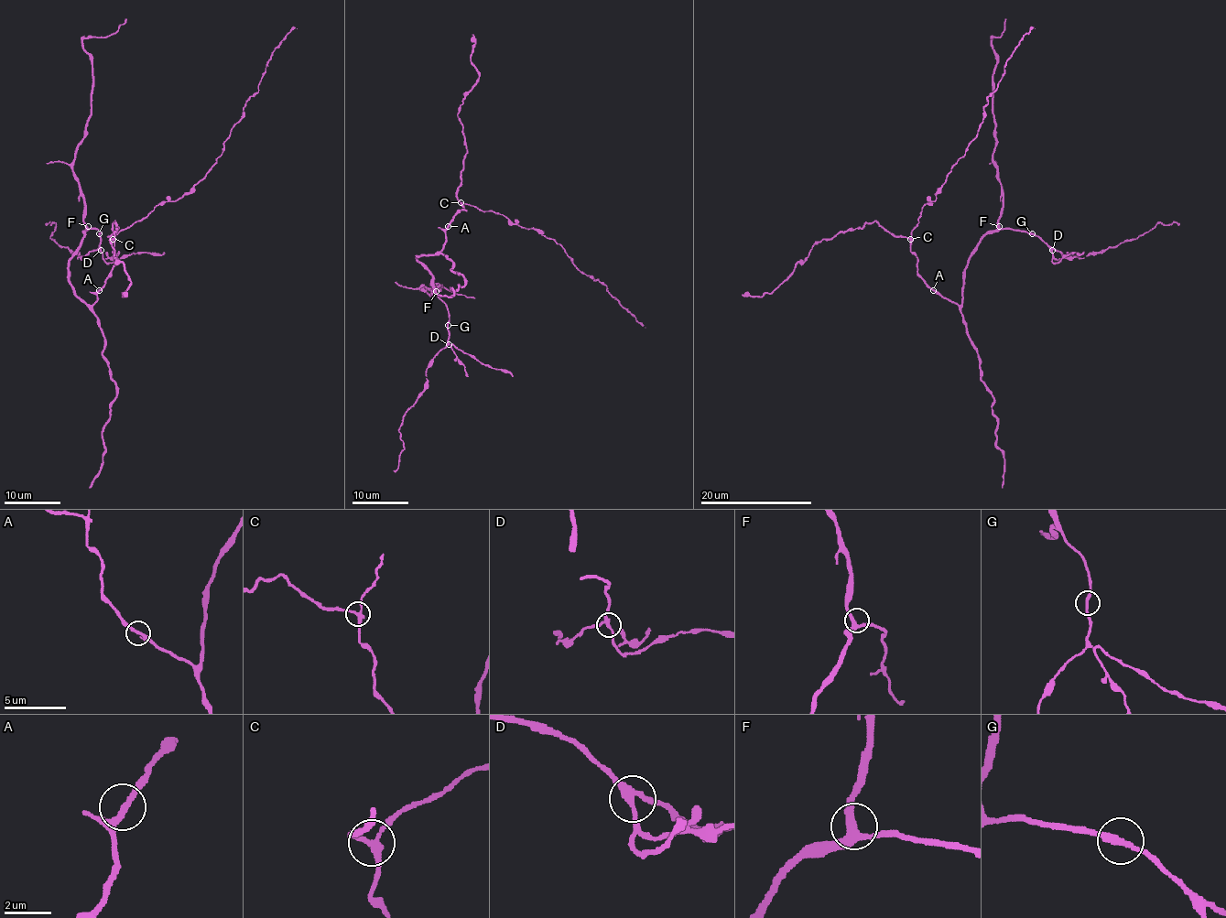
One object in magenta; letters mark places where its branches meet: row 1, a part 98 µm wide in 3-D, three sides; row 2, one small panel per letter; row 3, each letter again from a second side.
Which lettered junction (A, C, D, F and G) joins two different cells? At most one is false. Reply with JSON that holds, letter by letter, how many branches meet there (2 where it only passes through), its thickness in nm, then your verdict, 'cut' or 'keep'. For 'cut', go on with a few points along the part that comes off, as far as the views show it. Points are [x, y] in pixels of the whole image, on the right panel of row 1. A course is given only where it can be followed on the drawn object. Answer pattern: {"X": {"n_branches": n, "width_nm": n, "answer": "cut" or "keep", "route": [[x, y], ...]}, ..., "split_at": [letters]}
{"A": {"n_branches": 2, "width_nm": 240, "answer": "keep"}, "C": {"n_branches": 3, "width_nm": 220, "answer": "cut", "route": [[909, 239], [895, 236], [876, 222], [841, 231], [816, 242], [807, 258], [770, 293], [743, 295]]}, "D": {"n_branches": 3, "width_nm": 240, "answer": "keep"}, "F": {"n_branches": 3, "width_nm": 320, "answer": "keep"}, "G": {"n_branches": 2, "width_nm": 240, "answer": "keep"}, "split_at": ["C"]}

